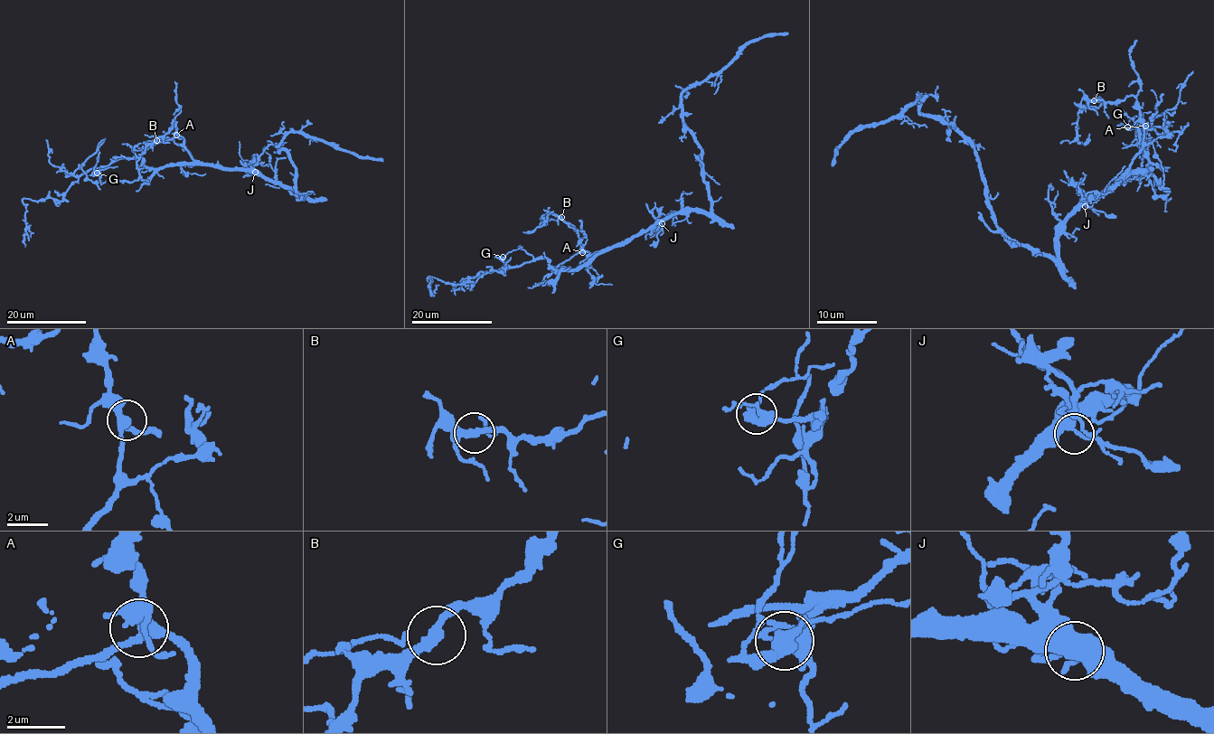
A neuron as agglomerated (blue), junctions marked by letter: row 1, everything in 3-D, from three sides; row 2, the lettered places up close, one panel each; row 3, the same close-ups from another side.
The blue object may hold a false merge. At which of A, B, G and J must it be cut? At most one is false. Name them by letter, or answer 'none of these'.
none of these

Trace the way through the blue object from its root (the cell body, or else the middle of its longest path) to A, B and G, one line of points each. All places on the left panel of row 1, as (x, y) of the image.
A: (251, 171), (198, 164), (184, 145), (183, 139), (176, 135)
B: (251, 171), (198, 164), (184, 145), (183, 138), (177, 134), (173, 120), (167, 132), (155, 141)
G: (251, 171), (184, 162), (149, 169), (145, 166), (141, 156), (133, 156), (113, 160), (97, 173)

